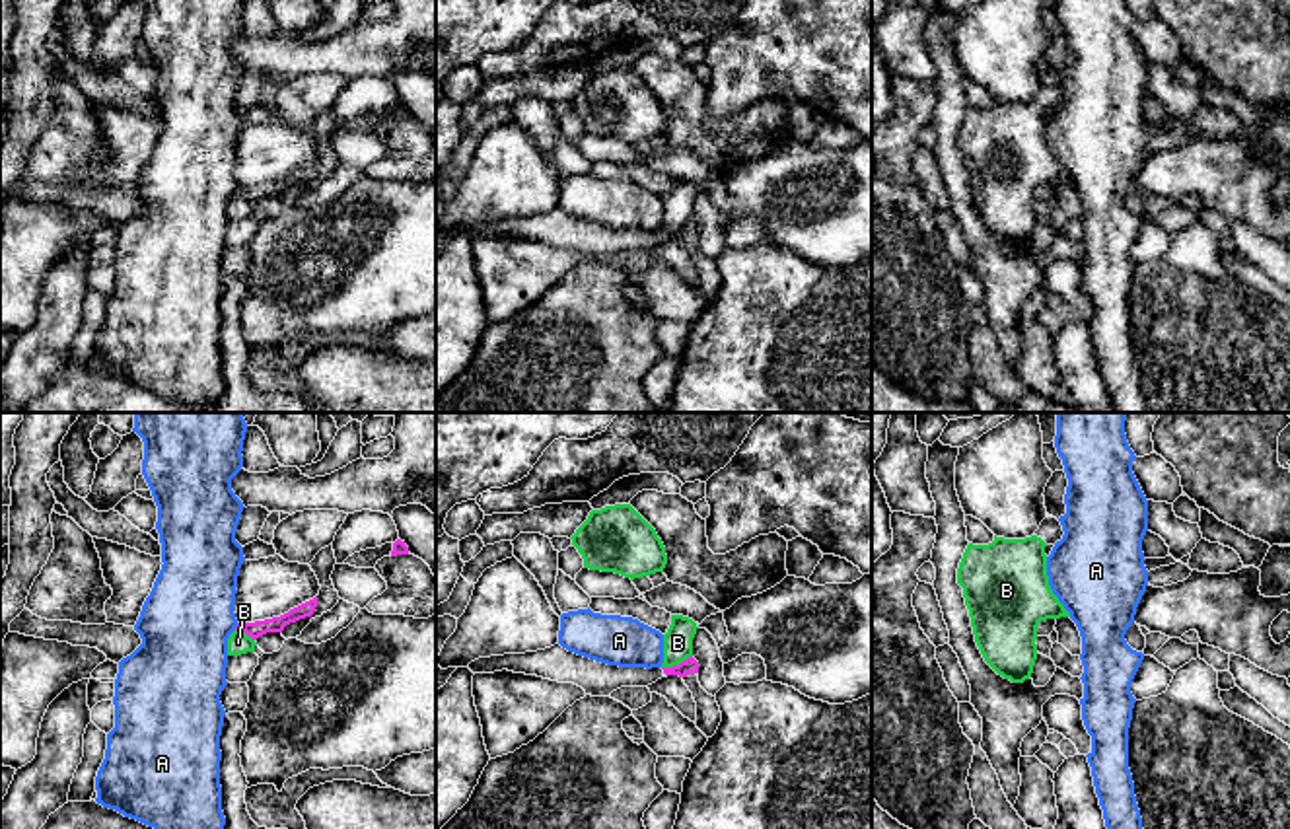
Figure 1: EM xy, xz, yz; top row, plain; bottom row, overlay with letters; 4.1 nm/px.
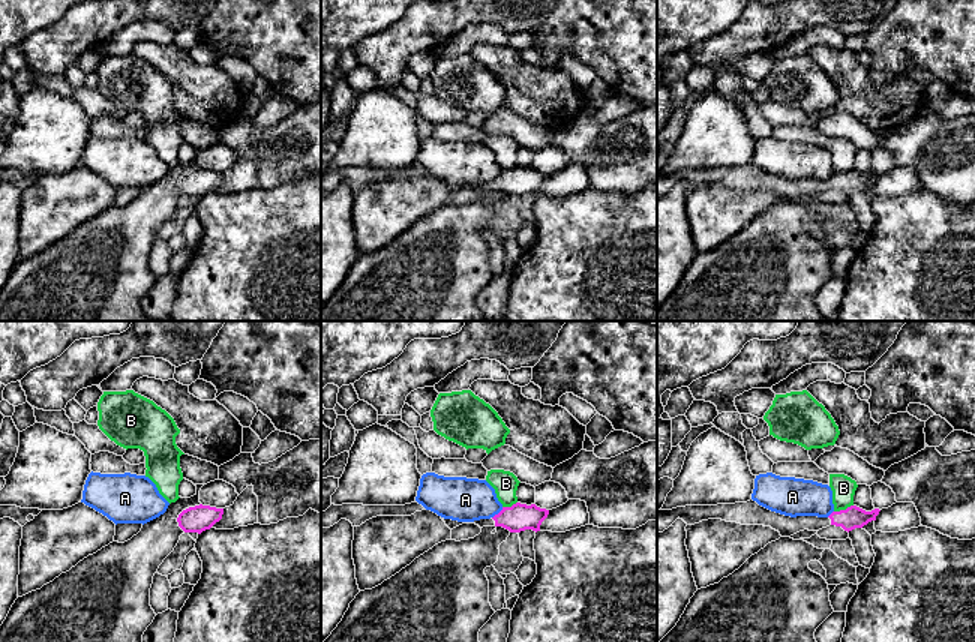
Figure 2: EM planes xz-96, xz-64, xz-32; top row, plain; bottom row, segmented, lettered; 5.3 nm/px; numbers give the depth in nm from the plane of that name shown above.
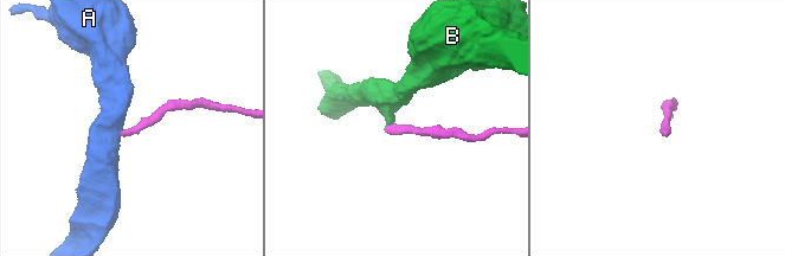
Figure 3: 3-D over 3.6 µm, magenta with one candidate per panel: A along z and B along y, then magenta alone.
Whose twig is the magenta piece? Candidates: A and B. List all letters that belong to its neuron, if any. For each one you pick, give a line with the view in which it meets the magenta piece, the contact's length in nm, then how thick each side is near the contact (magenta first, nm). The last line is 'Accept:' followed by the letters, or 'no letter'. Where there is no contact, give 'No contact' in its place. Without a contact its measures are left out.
Accept: no letter

